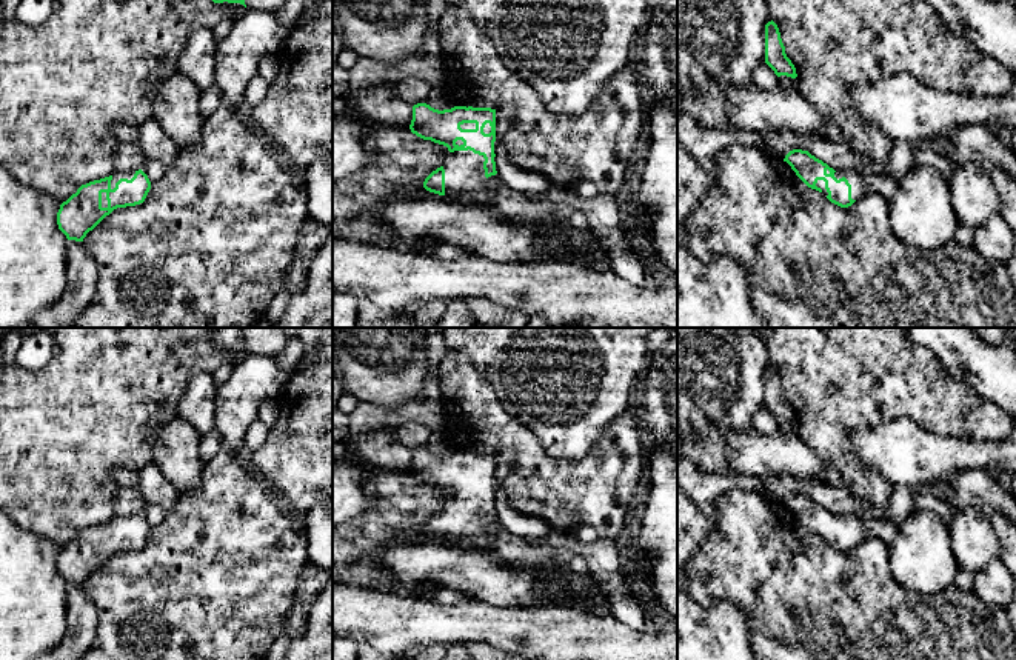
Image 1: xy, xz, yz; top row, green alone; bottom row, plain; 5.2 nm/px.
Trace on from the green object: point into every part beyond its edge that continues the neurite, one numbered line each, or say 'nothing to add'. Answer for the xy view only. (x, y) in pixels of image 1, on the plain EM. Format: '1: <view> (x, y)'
1: xy (119, 519)

